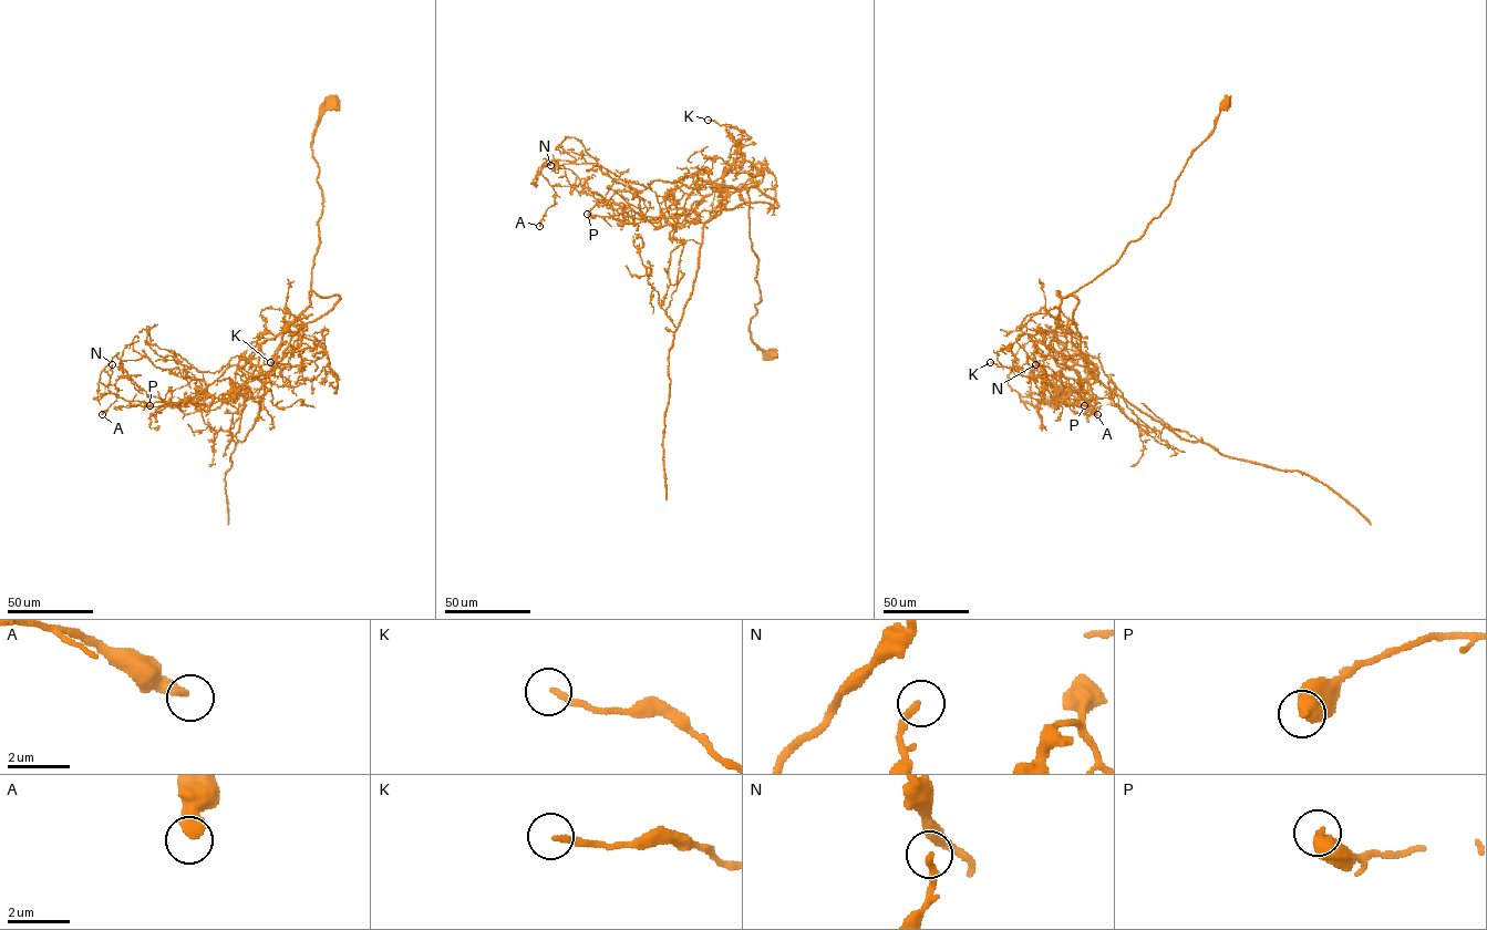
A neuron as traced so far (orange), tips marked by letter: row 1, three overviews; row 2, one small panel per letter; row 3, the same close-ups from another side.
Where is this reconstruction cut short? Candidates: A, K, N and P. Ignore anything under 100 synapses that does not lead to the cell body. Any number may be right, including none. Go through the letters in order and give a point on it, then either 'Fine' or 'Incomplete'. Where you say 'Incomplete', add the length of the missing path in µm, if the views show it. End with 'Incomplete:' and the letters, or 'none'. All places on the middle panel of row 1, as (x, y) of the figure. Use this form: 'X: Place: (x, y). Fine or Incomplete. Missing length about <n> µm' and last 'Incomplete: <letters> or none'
A: Place: (539, 226). Fine
K: Place: (708, 120). Fine
N: Place: (550, 165). Fine
P: Place: (587, 214). Fine
Incomplete: none

